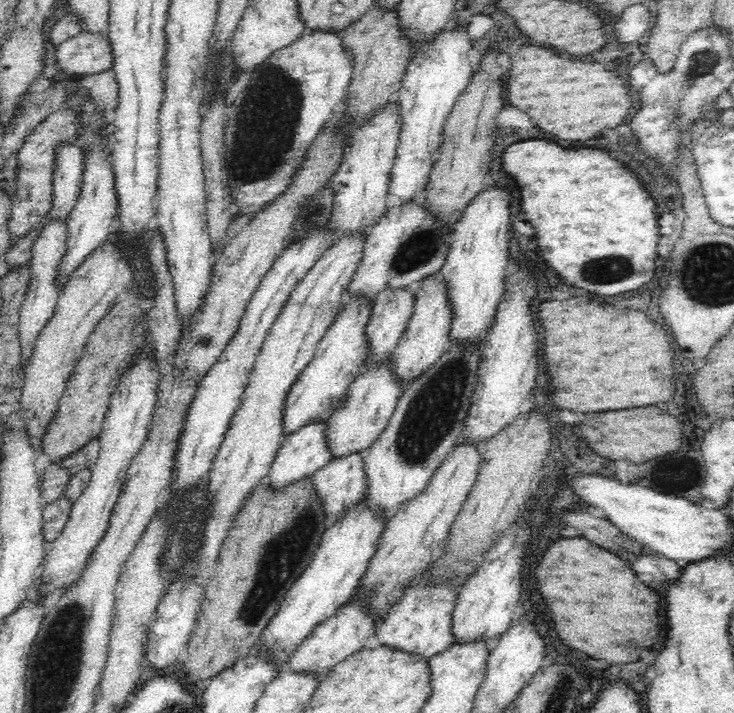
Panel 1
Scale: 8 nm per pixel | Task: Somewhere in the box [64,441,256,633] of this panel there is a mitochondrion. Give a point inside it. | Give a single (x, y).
(192, 513)

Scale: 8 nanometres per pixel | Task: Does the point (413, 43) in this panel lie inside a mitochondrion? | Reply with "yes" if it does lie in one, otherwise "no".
no

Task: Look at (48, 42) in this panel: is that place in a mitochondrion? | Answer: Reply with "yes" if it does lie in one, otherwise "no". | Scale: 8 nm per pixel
no

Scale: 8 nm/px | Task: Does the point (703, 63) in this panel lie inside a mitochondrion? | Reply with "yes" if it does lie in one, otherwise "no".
yes

